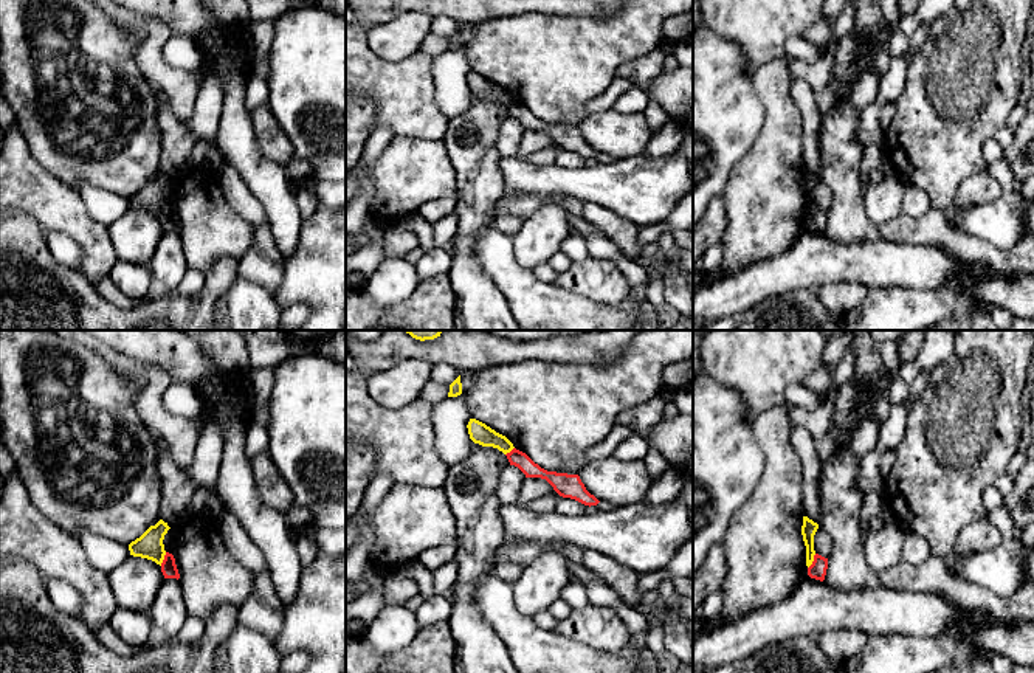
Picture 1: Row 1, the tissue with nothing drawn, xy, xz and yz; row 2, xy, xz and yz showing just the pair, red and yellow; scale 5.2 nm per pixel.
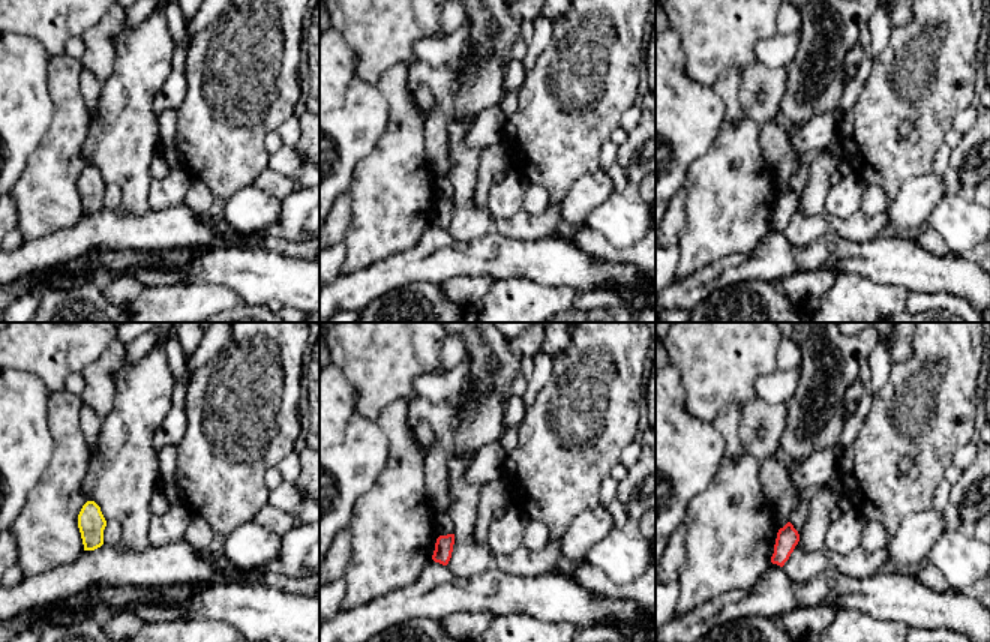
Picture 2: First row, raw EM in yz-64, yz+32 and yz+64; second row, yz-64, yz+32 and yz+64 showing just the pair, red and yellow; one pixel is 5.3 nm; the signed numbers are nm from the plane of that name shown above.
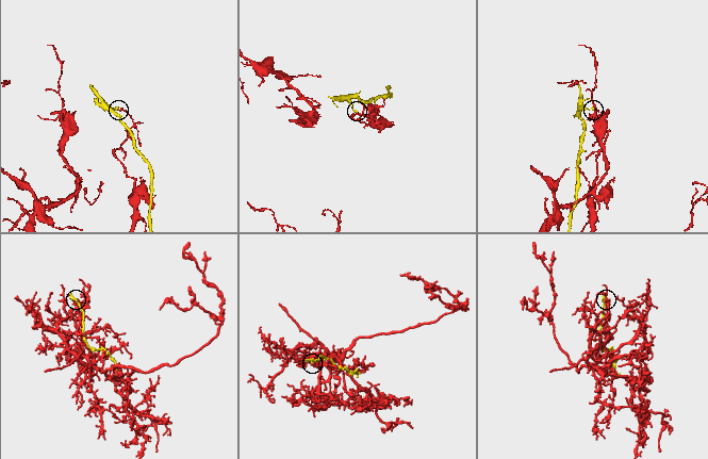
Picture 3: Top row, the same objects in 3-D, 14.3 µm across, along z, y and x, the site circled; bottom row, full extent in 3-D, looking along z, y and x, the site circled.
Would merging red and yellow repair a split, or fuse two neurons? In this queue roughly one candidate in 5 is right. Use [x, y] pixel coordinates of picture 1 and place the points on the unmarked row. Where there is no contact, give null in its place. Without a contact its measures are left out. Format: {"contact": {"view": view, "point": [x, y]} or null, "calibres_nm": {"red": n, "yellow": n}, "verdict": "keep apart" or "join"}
{"contact": {"view": "yz", "point": [813, 214]}, "calibres_nm": {"red": 90, "yellow": 80}, "verdict": "keep apart"}

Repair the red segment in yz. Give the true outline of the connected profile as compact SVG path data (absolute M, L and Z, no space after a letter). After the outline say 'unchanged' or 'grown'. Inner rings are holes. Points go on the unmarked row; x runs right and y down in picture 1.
M815 206L812 217L808 220L808 228L811 231L823 234L826 228L826 222L828 222L828 211Z; unchanged

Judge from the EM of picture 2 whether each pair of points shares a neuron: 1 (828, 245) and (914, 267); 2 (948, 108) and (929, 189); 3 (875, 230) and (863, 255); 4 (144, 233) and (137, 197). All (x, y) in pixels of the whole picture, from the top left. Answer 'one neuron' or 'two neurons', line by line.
1: one neuron
2: two neurons
3: two neurons
4: two neurons

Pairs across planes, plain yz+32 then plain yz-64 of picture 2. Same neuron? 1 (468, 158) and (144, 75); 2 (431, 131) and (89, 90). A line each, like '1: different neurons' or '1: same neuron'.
1: same neuron
2: same neuron

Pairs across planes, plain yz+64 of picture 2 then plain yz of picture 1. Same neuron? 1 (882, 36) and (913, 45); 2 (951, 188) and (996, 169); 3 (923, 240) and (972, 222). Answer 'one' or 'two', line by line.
1: one
2: one
3: two

